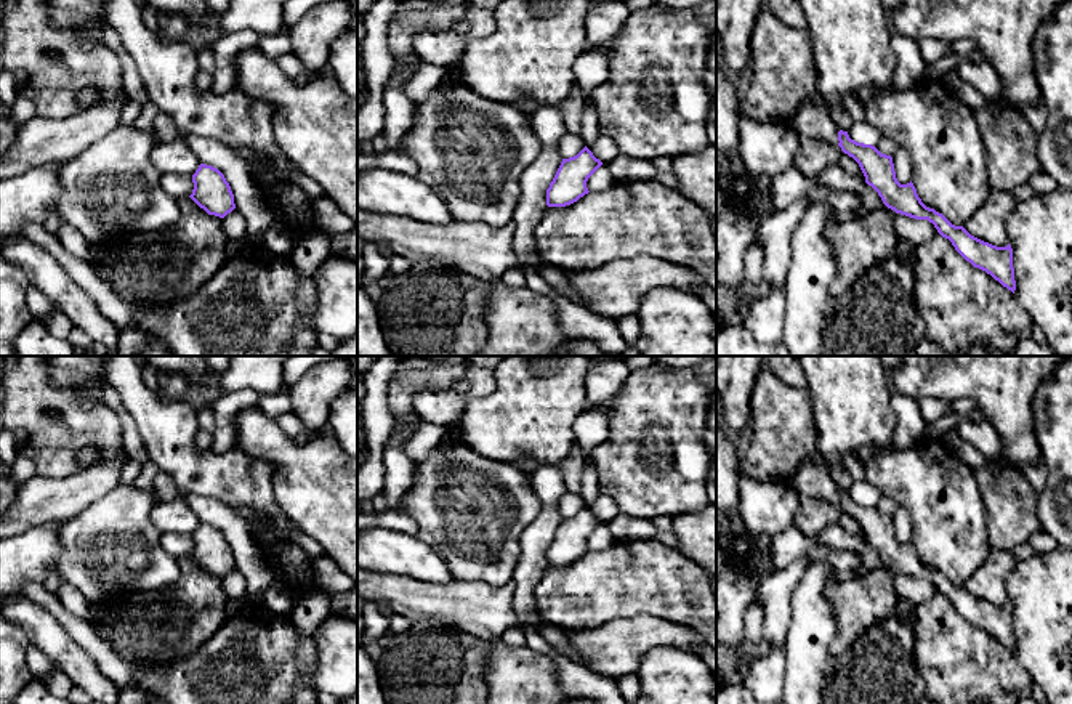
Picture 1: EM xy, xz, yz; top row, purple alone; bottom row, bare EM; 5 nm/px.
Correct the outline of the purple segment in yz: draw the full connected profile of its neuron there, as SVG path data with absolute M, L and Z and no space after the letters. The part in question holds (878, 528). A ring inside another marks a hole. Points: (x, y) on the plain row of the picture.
M804 460L796 468L790 484L800 496L838 504L844 513L859 523L865 542L878 552L888 568L915 579L933 582L937 592L949 598L966 621L990 633L1014 653L1016 640L1013 608L1010 603L1006 606L997 606L984 601L971 595L963 585L952 584L942 573L926 566L912 540L907 544L897 540L893 516L881 513L872 504L851 499L848 491L840 489L830 478L824 463Z

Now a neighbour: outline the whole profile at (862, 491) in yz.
M867 479L852 481L848 489L851 499L864 504L877 505L881 499L881 492Z

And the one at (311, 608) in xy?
M312 589L298 595L288 617L296 630L312 635L332 613L330 593Z

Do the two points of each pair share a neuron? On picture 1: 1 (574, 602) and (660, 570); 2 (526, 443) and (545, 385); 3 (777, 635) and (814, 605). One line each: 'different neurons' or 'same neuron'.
1: same neuron
2: same neuron
3: different neurons

